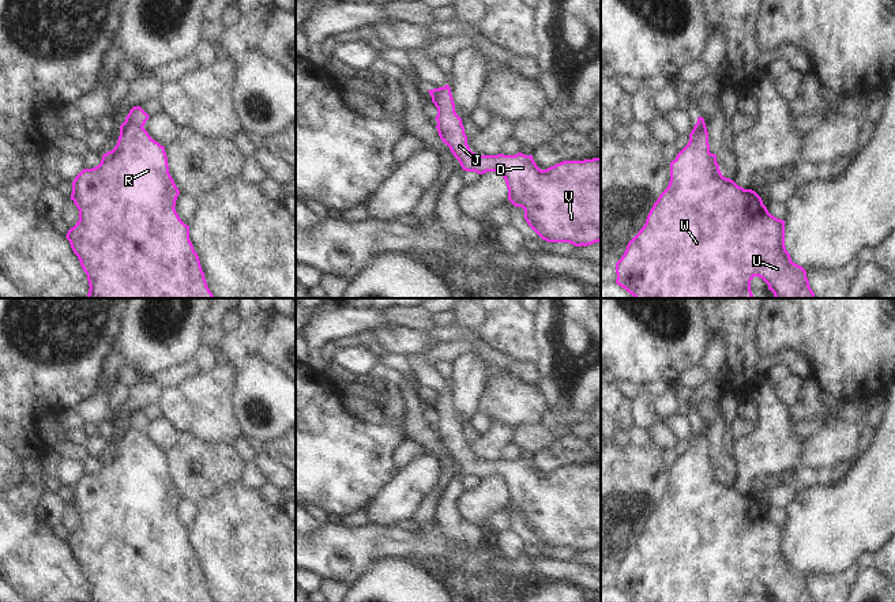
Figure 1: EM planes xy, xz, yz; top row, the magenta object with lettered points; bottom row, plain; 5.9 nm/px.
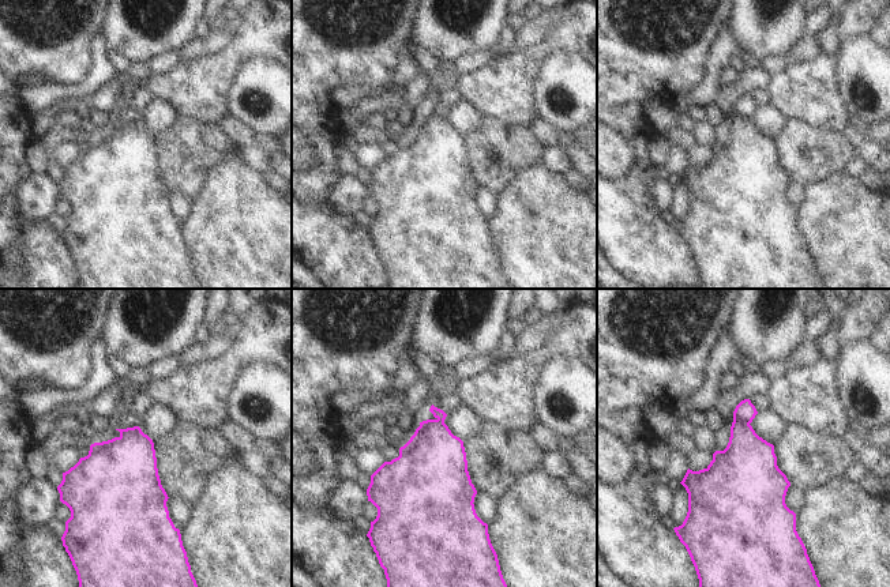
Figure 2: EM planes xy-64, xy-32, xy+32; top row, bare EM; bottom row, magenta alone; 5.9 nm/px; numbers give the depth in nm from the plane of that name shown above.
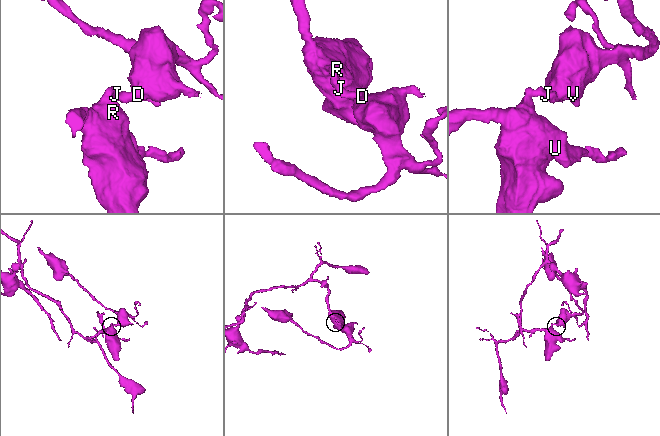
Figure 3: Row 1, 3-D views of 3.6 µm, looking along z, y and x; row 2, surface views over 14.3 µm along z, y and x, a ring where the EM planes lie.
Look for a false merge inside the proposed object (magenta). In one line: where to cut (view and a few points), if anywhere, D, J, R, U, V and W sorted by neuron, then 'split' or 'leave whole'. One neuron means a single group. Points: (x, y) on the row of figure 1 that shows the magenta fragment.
cut in xy along (126, 120), (142, 127); D J V / R U W; split

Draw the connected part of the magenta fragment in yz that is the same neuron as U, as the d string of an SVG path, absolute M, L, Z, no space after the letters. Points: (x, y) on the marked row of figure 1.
M706 123L695 124L689 133L688 144L677 154L676 159L670 162L670 181L668 188L659 195L658 200L650 210L644 226L628 242L621 259L616 263L616 283L625 289L635 298L752 298L751 281L755 276L761 278L768 290L774 293L775 298L816 298L809 286L806 271L804 267L791 262L790 253L785 247L785 221L775 218L763 204L761 197L752 189L738 187L733 180L722 176L717 155L710 153L708 132Z

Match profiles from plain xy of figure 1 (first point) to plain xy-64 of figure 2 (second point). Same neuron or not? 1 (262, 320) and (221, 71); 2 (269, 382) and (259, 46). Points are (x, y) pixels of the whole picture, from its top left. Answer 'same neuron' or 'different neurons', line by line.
1: different neurons
2: different neurons

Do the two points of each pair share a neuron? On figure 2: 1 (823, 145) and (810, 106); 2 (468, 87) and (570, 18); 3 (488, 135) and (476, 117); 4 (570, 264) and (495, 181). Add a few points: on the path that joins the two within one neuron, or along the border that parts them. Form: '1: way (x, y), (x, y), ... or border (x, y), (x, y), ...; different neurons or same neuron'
1: border (788, 117), (796, 117), (811, 125), (838, 132); different neurons
2: way (494, 87), (502, 87), (548, 44); same neuron
3: border (483, 117), (476, 127), (462, 135); different neurons
4: border (524, 166), (498, 196); different neurons

